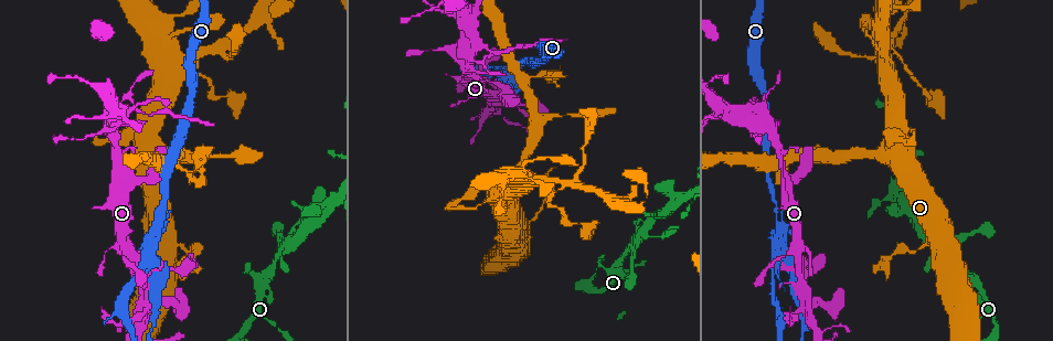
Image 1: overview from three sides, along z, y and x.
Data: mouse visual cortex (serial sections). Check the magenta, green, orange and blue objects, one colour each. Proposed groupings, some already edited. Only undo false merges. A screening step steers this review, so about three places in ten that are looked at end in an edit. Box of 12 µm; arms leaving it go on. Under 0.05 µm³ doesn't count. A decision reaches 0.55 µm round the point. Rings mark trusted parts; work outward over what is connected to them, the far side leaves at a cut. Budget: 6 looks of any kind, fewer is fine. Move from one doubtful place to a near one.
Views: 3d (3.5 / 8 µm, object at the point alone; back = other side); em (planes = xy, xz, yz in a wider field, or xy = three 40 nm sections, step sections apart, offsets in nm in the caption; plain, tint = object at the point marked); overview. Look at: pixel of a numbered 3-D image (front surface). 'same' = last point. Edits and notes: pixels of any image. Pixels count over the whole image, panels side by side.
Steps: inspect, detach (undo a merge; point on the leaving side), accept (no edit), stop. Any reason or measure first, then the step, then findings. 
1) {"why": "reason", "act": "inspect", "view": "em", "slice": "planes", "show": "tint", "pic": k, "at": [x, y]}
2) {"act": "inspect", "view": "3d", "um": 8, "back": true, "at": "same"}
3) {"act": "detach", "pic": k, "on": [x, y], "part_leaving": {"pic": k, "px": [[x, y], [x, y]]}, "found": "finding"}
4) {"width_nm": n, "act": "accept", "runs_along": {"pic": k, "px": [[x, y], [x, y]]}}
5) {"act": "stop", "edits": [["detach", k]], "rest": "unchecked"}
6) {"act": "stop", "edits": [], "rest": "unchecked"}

{"why": "arms part here", "act": "inspect", "view": "3d", "um": 3.5, "pic": 1, "at": [782, 251]}

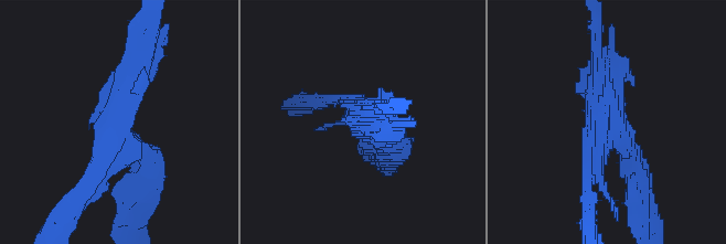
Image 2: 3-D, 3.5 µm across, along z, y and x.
{"arms": 3, "arm_widths_nm": [200, 300, 300], "act": "inspect", "view": "em", "slice": "xy", "step": 5, "show": "tint", "pic": 2, "at": [116, 121]}

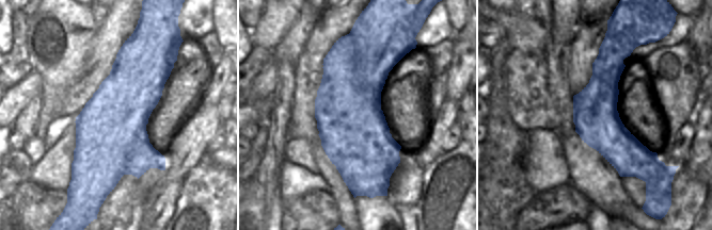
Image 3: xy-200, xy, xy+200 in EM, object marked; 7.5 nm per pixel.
{"act": "detach", "pic": 2, "on": [116, 189], "border": {"pic": 3, "px": [[380, 95], [336, 166]]}, "found": "two cells meet here"}

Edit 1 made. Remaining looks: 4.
{"act": "inspect", "view": "overview"}

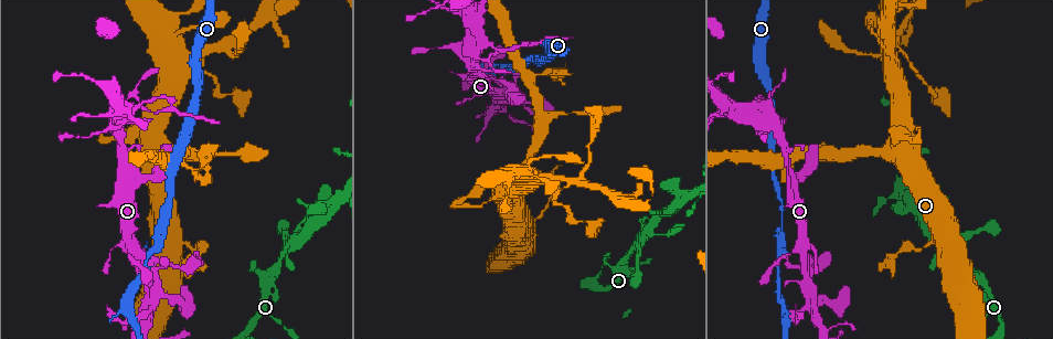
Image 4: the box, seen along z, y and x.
{"why": "abrupt turn", "act": "inspect", "view": "3d", "um": 3.5, "pic": 4, "at": [216, 48]}

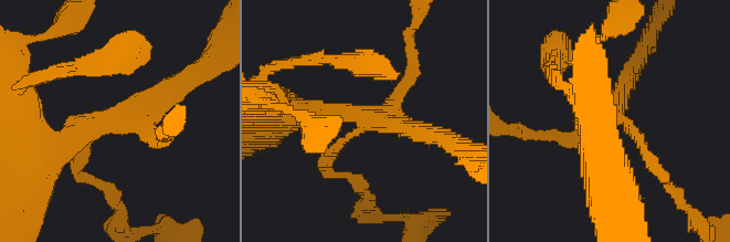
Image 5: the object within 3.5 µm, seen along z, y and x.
{"arms": 4, "arm_widths_nm": [150, 150, 300, 350], "why": "need the tissue", "act": "inspect", "view": "em", "slice": "planes", "show": "tint", "pic": 5, "at": [111, 121]}

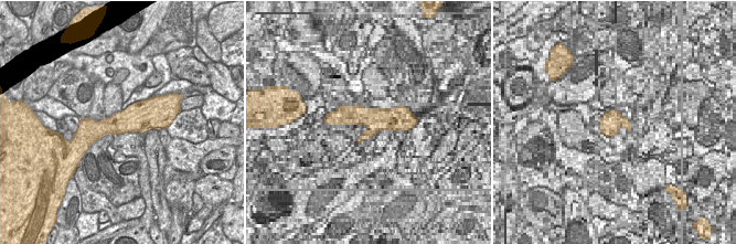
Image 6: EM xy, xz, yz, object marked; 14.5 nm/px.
{"act": "inspect", "view": "em", "slice": "xy", "step": 5, "show": "tint", "at": "same"}

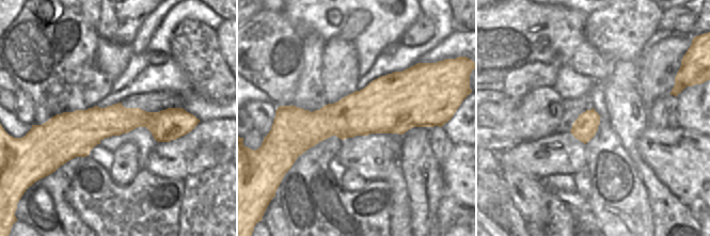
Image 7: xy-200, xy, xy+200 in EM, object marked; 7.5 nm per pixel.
{"act": "accept", "found": "continuous, no second cell"}

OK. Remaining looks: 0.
{"act": "stop", "edits": [["detach", 2]], "rest": "unchecked"}

